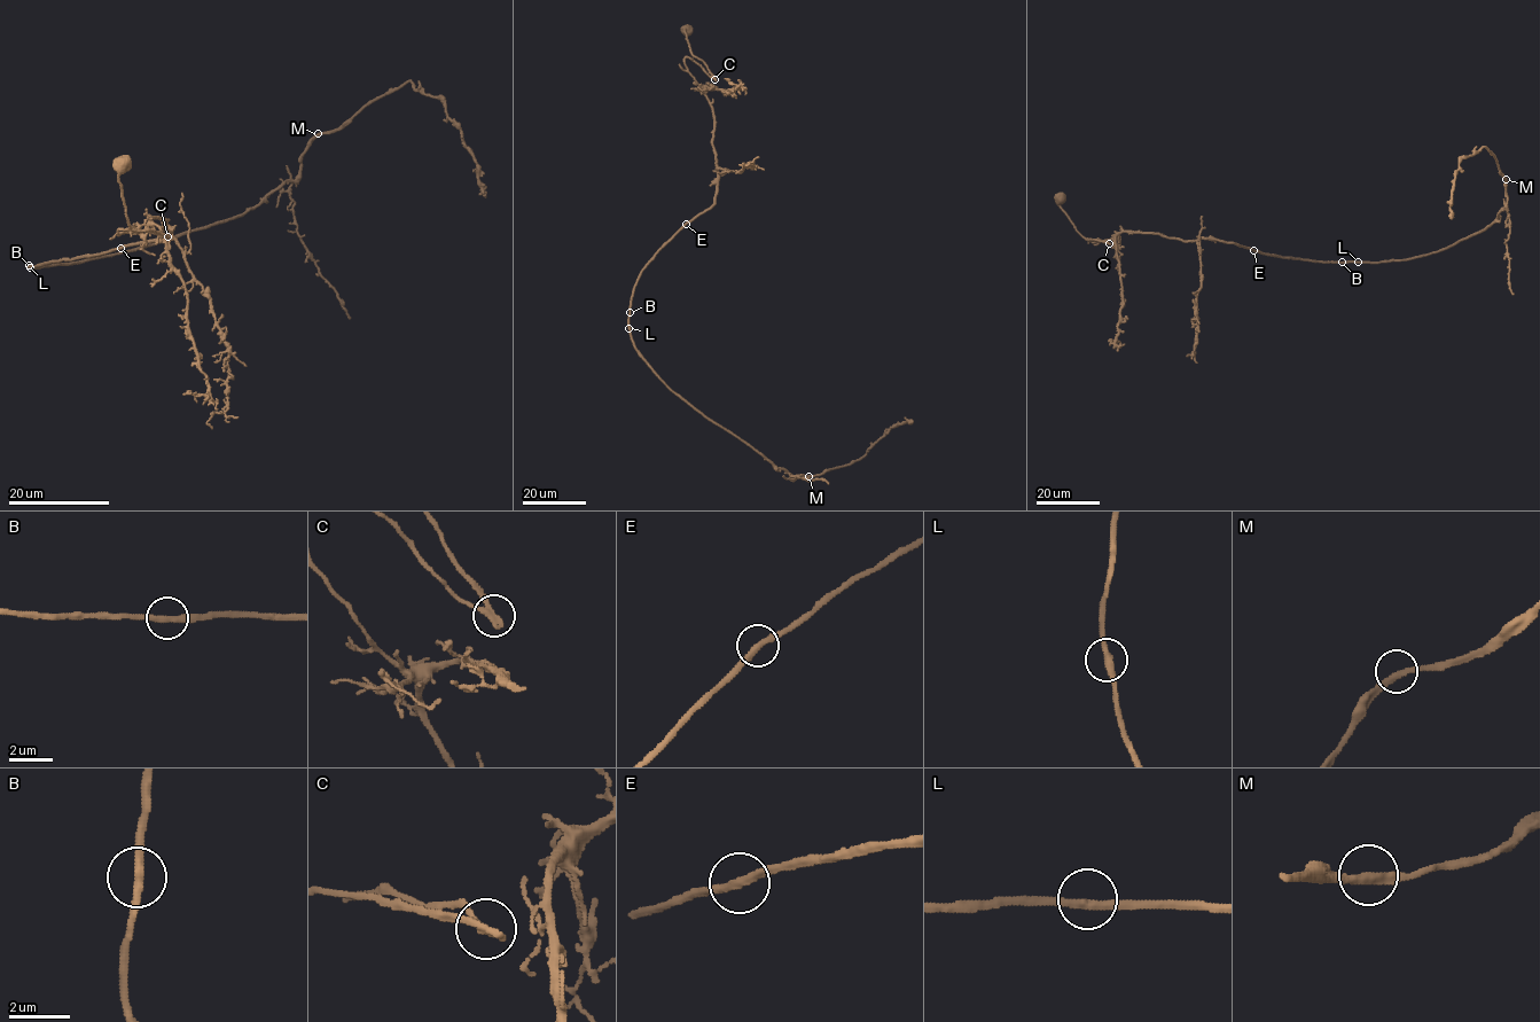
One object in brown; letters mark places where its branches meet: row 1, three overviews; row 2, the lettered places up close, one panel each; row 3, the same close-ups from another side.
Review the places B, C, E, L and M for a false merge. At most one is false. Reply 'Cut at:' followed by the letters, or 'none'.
Cut at: none

